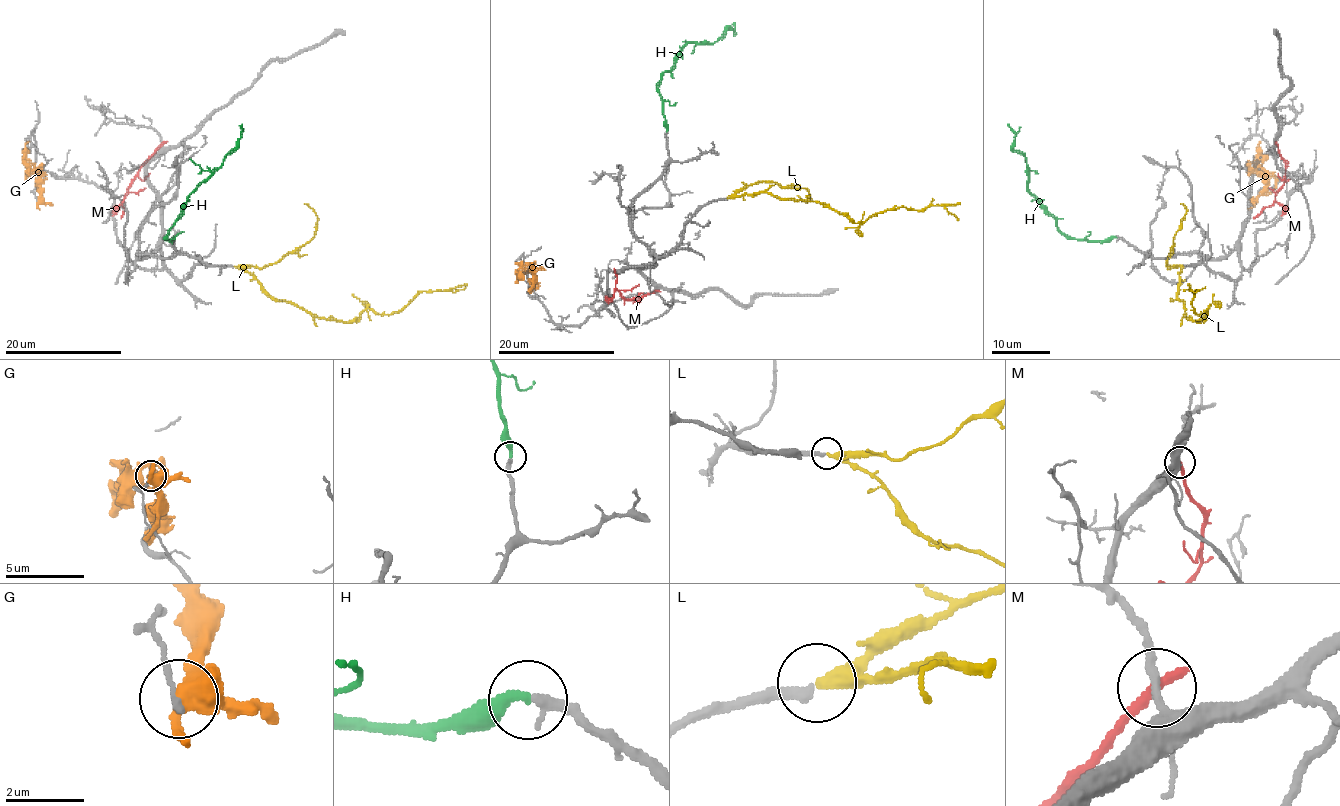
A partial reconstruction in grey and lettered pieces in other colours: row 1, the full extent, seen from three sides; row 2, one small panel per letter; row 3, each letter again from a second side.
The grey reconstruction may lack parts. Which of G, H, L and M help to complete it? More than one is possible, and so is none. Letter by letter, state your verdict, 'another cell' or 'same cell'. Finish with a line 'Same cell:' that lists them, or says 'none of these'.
G: another cell
H: same cell
L: same cell
M: another cell
Same cell: H, L

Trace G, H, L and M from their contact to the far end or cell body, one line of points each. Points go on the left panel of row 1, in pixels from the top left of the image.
G: (38, 202), (41, 169), (25, 156), (25, 146), (29, 141)
H: (173, 237), (169, 240), (164, 237), (186, 204), (186, 198), (234, 148), (241, 124)
L: (234, 266), (272, 297), (342, 322), (368, 308), (390, 314), (423, 291), (465, 287)
M: (161, 144), (127, 191), (121, 218)

